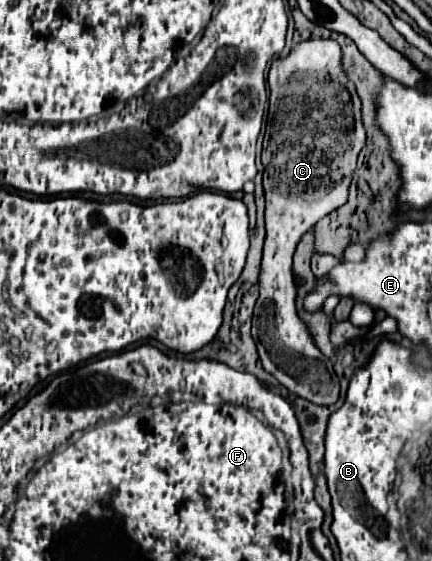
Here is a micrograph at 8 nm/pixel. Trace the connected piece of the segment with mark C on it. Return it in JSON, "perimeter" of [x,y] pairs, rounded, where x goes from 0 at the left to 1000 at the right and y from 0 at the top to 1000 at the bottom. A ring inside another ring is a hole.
{"perimeter":[[[701,71],[678,82],[669,100],[637,103],[618,135],[623,146],[623,200],[618,235],[609,246],[604,292],[613,296],[609,339],[613,339],[613,439],[600,481],[600,531],[586,553],[586,606],[600,624],[609,660],[632,667],[674,702],[715,713],[734,724],[766,724],[785,709],[785,674],[762,638],[752,638],[725,613],[711,581],[697,574],[683,553],[683,503],[674,485],[674,460],[697,421],[720,410],[743,389],[789,371],[808,353],[808,328],[822,307],[826,278],[845,260],[845,228],[836,214],[836,175],[822,164],[817,146],[803,139],[789,111],[789,82],[775,71]],[[646,339],[669,353],[683,353],[683,367],[637,367],[632,342]]]}

